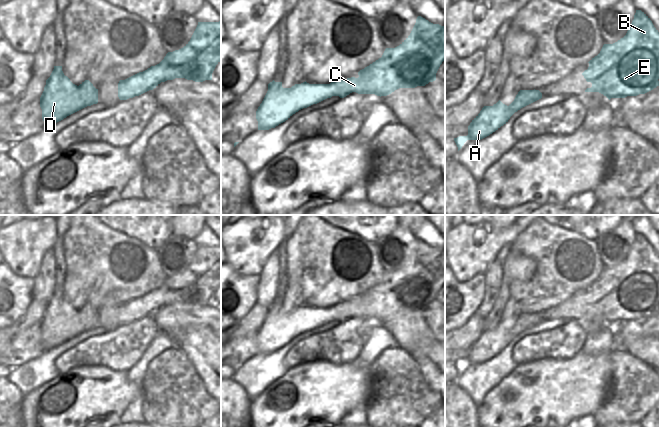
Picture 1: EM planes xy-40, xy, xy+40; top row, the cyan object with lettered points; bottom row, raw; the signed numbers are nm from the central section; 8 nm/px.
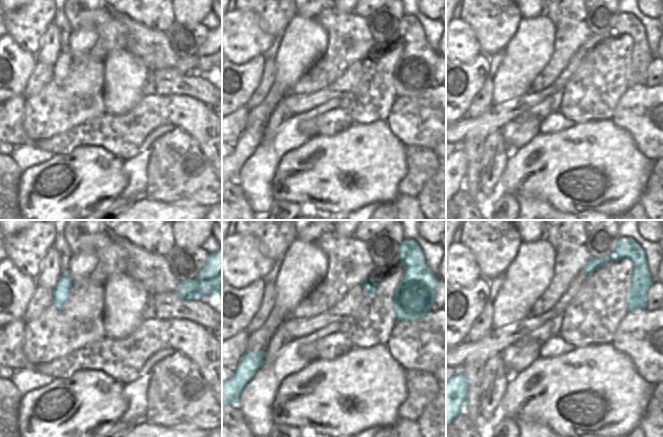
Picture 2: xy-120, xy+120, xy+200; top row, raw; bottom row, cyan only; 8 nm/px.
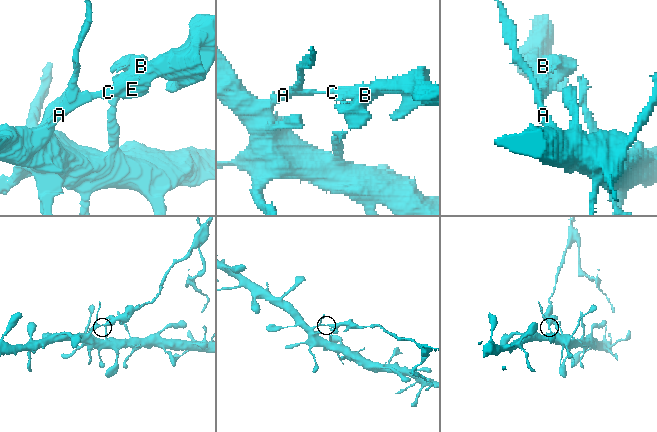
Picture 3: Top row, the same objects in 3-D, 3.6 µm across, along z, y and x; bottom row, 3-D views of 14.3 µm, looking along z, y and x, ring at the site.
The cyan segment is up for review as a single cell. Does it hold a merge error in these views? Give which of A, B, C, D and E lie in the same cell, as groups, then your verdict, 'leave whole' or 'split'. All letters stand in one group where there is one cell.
groups A D / B C E; split

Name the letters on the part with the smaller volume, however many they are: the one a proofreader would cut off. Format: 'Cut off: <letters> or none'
Cut off: B, C, E

